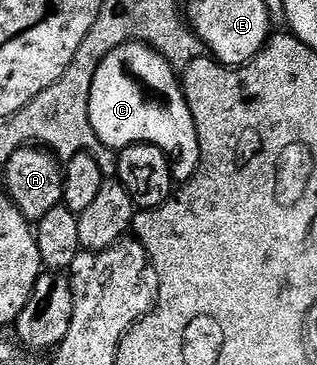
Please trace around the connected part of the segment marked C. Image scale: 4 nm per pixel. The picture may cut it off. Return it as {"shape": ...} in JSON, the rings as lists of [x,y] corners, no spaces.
{"shape":[[[127,43],[114,49],[98,65],[98,73],[94,73],[94,81],[90,85],[90,101],[88,102],[90,125],[100,138],[101,148],[119,149],[135,143],[149,143],[162,149],[172,165],[172,178],[183,185],[191,179],[192,174],[200,168],[200,142],[194,117],[188,108],[184,89],[177,72],[163,57],[146,43]]]}

